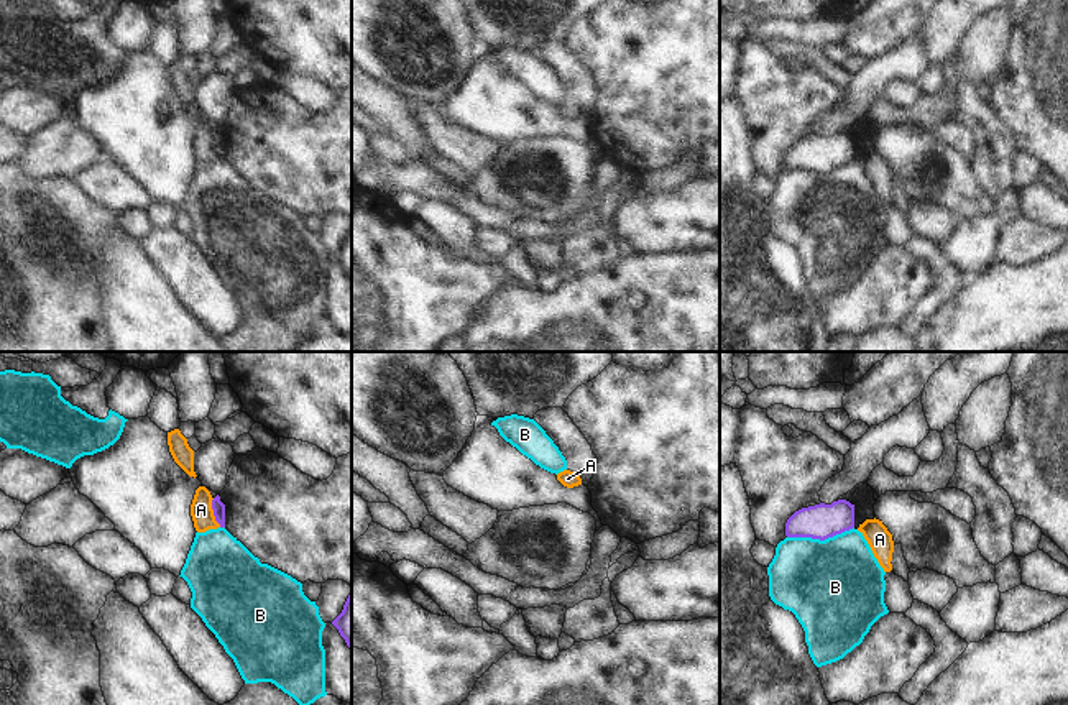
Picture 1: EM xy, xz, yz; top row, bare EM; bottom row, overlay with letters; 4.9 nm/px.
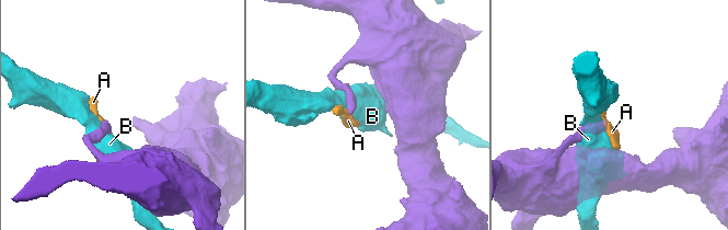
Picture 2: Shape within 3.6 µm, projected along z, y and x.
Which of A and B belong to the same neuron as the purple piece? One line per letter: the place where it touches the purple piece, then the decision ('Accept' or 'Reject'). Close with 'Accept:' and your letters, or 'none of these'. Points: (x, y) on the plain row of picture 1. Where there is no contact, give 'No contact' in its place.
A: Touches purple at xy (214, 145). Reject
B: Touches purple at yz (820, 171). Reject
Accept: none of these

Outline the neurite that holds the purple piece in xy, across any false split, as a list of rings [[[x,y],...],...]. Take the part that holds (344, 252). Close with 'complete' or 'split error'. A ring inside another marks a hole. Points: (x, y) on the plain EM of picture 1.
[[[352,225],[348,227],[342,245],[332,253],[332,256],[338,261],[340,268],[352,281]]]; complete

